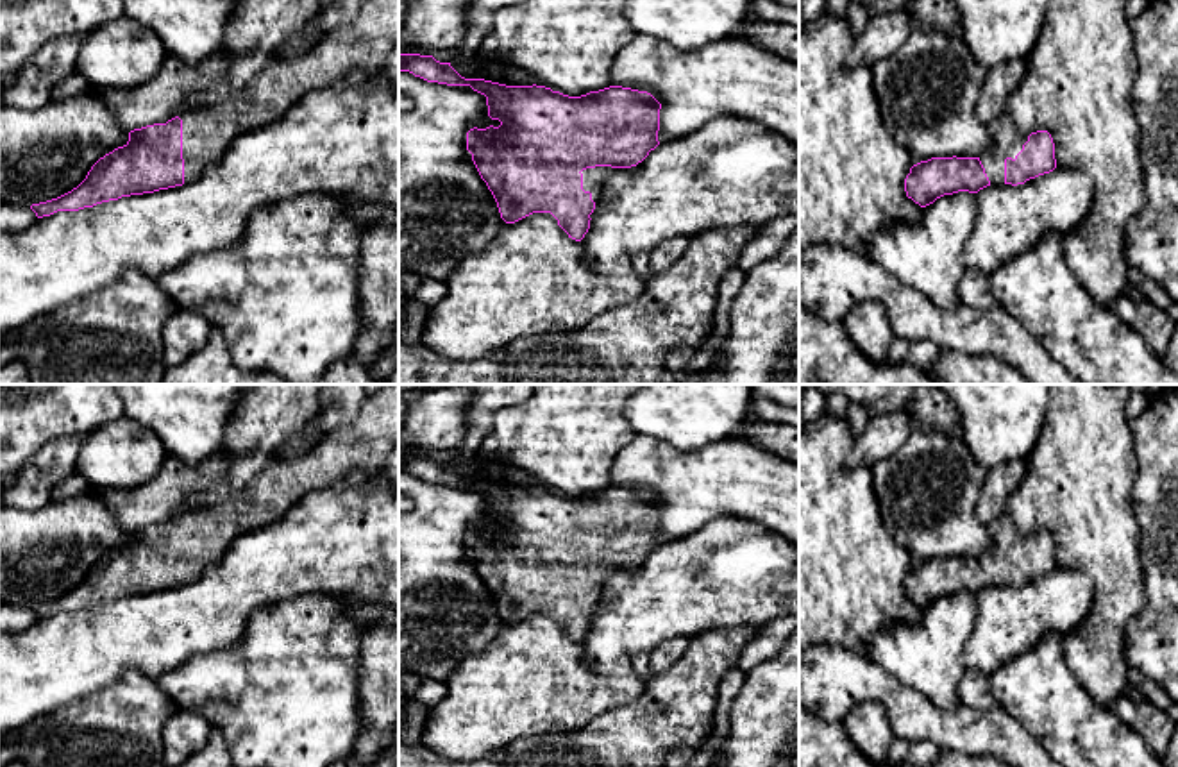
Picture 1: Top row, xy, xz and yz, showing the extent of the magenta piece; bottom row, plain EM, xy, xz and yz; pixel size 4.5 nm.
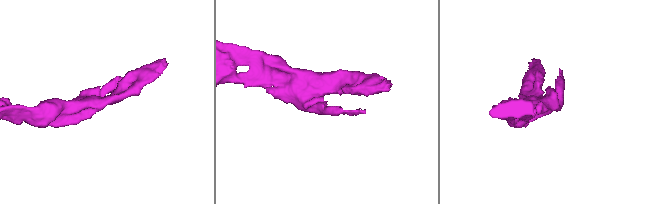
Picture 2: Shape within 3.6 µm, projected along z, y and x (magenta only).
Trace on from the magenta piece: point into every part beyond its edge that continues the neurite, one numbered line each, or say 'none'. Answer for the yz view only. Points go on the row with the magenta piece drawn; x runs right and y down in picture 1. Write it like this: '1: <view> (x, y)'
1: yz (1005, 140)

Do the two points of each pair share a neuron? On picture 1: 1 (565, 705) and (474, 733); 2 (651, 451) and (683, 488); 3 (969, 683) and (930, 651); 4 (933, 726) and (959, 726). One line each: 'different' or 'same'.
1: same
2: same
3: different
4: same

